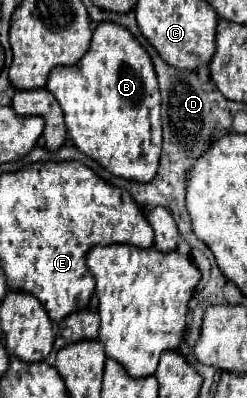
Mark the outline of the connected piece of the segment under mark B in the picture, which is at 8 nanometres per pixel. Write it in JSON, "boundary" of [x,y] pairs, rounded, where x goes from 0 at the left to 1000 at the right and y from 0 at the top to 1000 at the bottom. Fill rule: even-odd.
{"boundary":[[[405,55],[372,85],[372,111],[340,146],[300,166],[227,166],[194,191],[186,226],[202,226],[251,266],[275,337],[324,382],[510,452],[607,457],[623,447],[656,362],[648,231],[615,151],[518,70],[453,55]]]}

